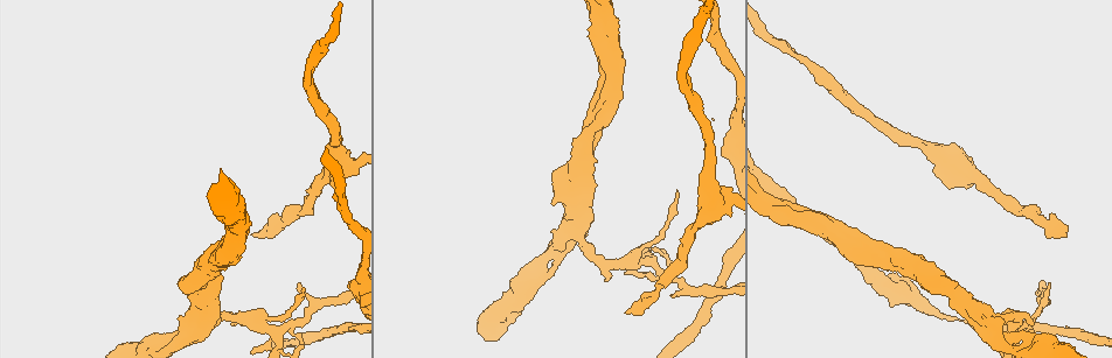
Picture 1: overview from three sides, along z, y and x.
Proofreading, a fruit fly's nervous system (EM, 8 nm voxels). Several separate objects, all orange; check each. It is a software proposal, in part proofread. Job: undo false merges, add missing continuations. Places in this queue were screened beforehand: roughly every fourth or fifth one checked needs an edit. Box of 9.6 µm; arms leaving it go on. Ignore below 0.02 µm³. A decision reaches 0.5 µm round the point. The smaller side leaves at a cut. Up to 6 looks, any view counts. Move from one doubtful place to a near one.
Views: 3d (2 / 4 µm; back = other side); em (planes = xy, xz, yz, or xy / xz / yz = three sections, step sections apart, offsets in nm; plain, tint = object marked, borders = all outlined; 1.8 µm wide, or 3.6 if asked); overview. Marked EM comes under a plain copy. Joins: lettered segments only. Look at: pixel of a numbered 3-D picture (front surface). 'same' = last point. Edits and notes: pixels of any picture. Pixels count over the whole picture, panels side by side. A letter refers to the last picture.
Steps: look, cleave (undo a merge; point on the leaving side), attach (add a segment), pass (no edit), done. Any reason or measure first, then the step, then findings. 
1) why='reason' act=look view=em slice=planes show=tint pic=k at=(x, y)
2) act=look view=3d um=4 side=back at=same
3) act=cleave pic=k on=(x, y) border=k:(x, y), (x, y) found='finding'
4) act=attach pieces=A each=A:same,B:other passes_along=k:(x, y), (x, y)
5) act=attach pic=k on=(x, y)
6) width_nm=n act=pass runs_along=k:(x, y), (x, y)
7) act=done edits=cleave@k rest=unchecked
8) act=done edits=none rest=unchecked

why='a narrow waist' act=look view=3d um=2 pic=1 at=(1010, 346)

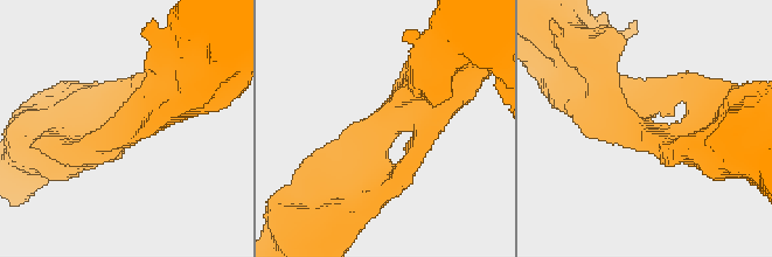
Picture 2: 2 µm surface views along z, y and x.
why='shape alone is not enough' act=look view=em slice=planes show=tint pic=2 at=(384, 122)

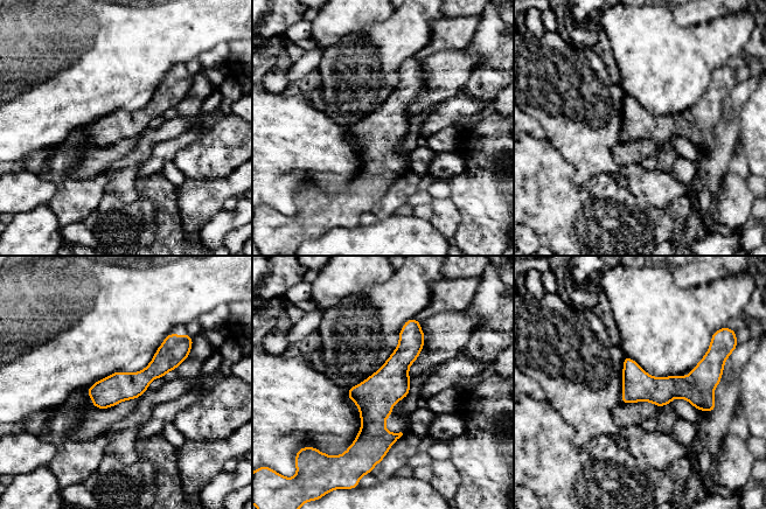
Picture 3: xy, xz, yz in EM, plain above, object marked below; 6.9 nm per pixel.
why='see the neighbours' act=look view=em slice=planes show=borders at=same

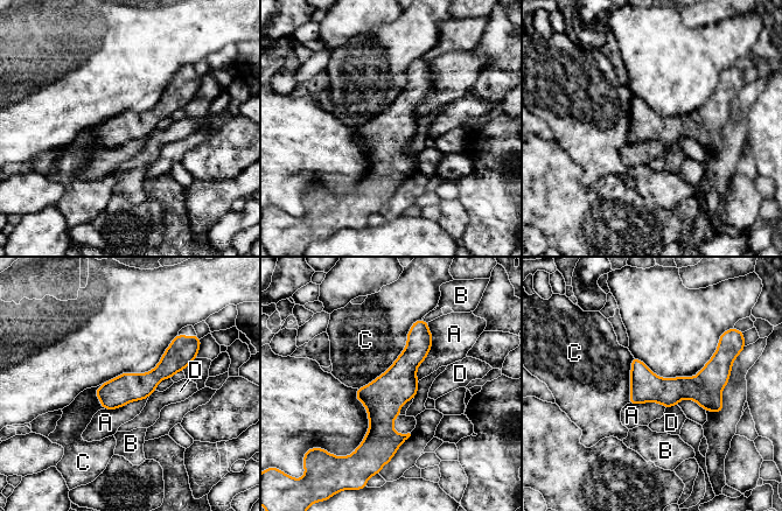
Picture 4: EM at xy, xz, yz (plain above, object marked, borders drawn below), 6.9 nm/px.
act=pass each=A:other,B:other,C:other,D:other border=4:(428, 323), (418, 382) found='continuous, no second neuron'

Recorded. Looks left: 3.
why='an open end' act=look view=em slice=xz step=8 show=borders pic=1 at=(1031, 325)

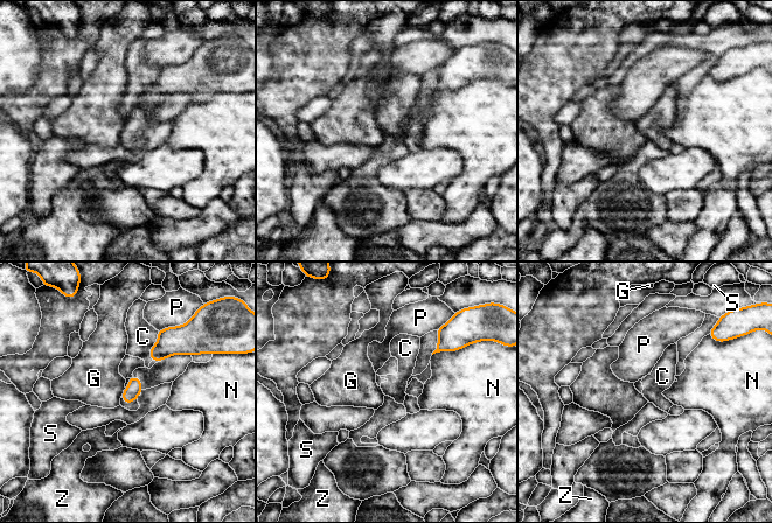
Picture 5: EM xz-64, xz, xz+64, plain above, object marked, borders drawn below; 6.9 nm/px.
act=pass each=C:other,G:other,N:other,P:other,S:other,Z:other found='none of them fits'

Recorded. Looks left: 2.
why='arms part here' act=look view=em um=3.6 slice=yz step=8 show=tint pic=1 at=(946, 167)

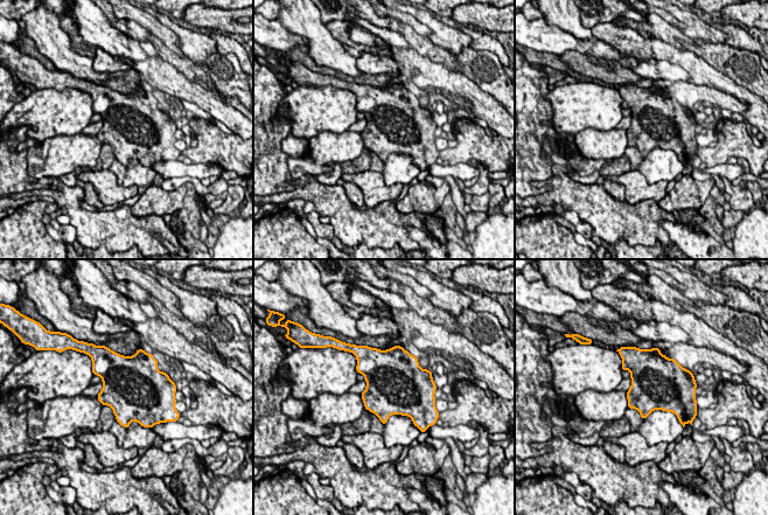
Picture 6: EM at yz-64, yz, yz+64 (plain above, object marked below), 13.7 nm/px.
act=look view=em um=3.6 slice=planes show=borders at=same

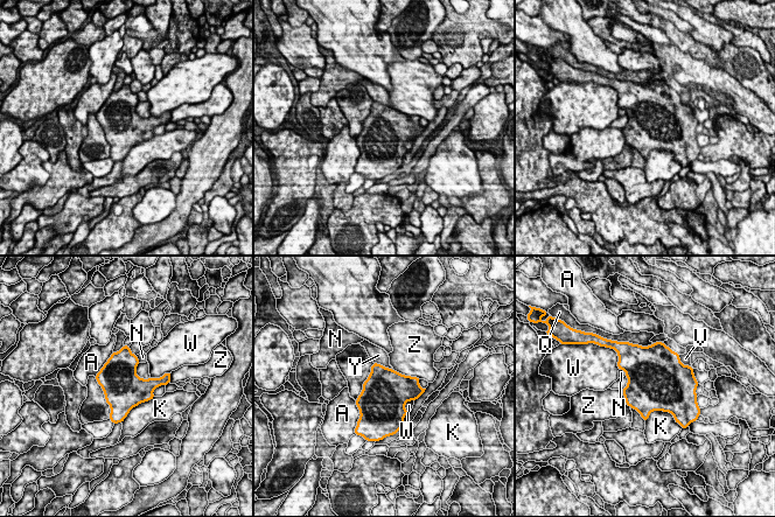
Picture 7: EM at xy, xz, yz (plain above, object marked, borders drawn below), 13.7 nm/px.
act=pass each=A:other,K:other,N:other,Q:other,V:other,W:other,Y:other,Z:other border=7:(138, 363), (135, 372), (149, 378) found='one neuron here'

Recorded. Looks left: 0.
act=done edits=none rest=unchecked

